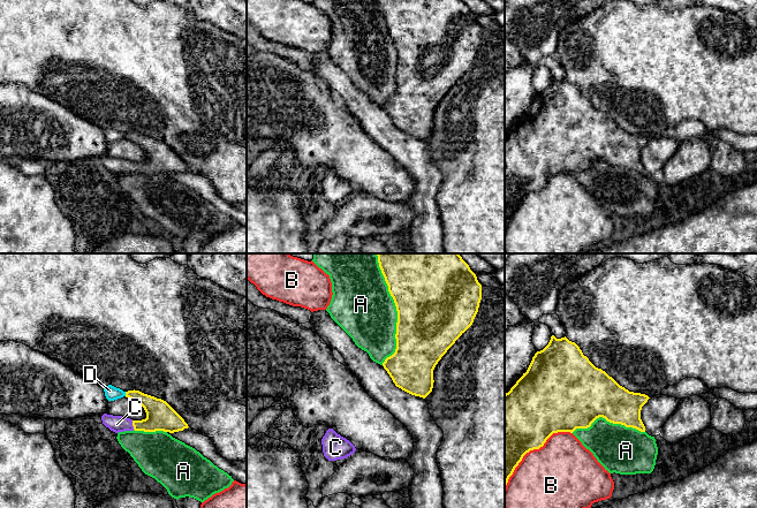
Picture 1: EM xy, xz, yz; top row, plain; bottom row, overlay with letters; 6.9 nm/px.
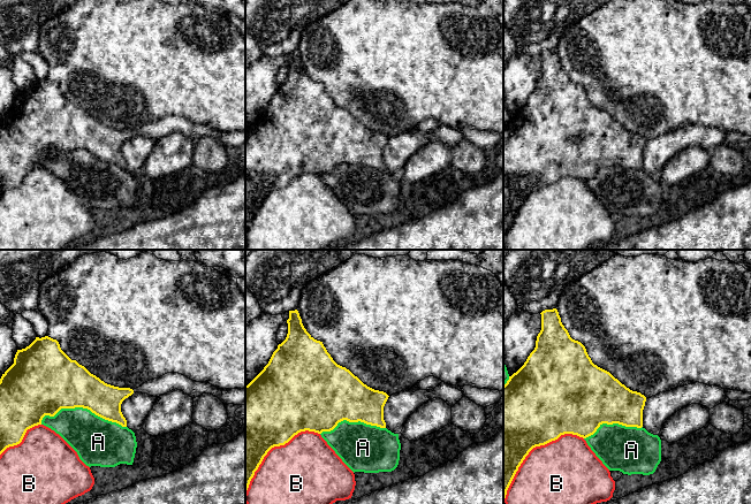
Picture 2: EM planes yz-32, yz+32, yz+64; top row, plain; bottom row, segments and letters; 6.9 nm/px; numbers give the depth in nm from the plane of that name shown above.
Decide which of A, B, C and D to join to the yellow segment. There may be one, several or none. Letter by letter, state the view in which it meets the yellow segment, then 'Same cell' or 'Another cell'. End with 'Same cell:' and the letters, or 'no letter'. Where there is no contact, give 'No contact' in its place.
A: Touches yellow in xz. Another cell
B: Touches yellow in yz. Another cell
C: Touches yellow in xy. Same cell
D: Touches yellow in xy. Another cell
Same cell: C

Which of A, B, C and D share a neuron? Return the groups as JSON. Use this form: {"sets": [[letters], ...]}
{"sets": [["A"], ["B"], ["C"], ["D"]]}

